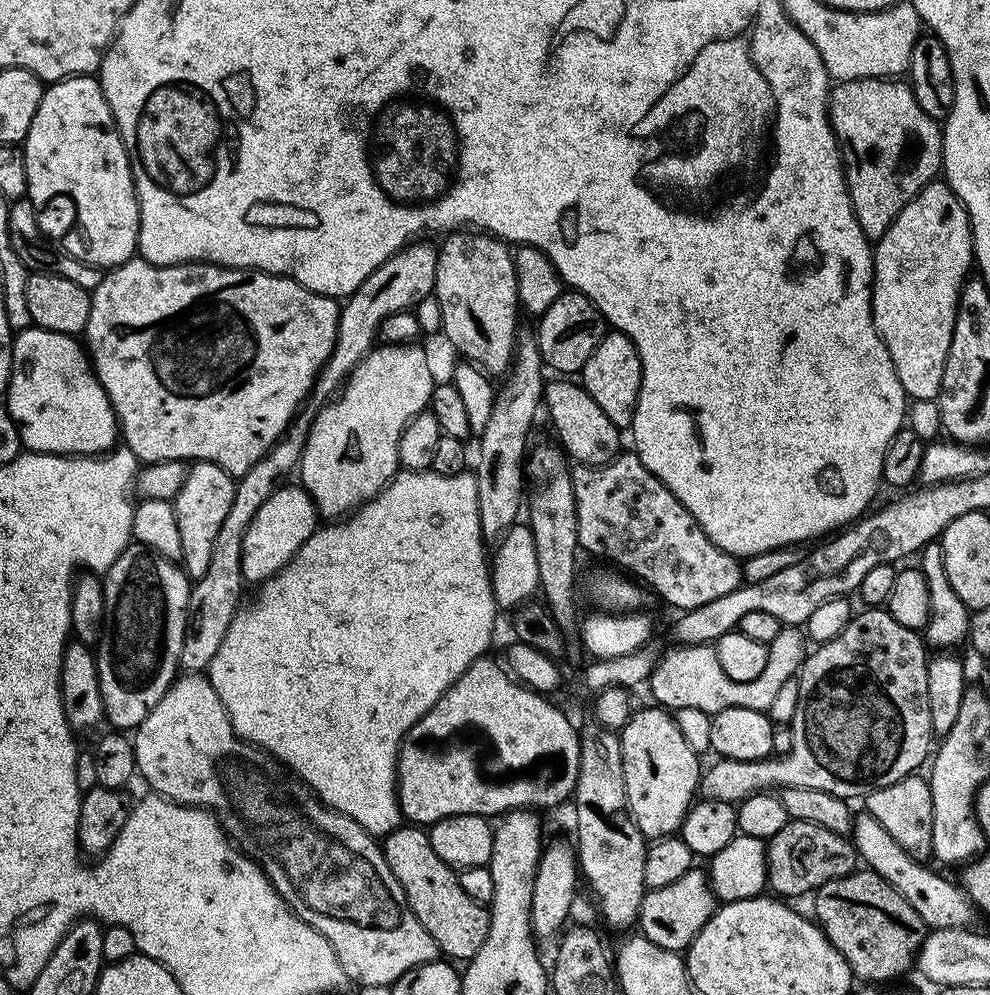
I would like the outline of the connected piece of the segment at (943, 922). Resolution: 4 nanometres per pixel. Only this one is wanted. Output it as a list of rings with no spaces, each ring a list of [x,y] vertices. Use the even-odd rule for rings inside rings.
[[[867,810],[857,811],[853,815],[850,839],[857,857],[863,863],[865,860],[868,863],[865,865],[871,871],[886,878],[886,882],[890,882],[890,886],[894,886],[894,890],[898,890],[898,894],[902,894],[902,898],[906,898],[906,902],[910,902],[910,906],[918,910],[918,914],[929,929],[963,928],[972,924],[970,923],[972,916],[974,917],[972,901],[964,895],[961,885],[956,882],[951,884],[946,877],[939,876],[932,868],[927,868],[929,866],[927,863],[902,850],[902,846],[898,846],[898,842],[894,842],[894,838],[886,834],[886,826],[882,826],[882,822],[878,822],[878,818],[871,816]]]

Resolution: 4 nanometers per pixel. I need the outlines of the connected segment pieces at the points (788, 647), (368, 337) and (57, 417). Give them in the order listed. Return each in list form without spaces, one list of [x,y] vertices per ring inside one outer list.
[[[781,627],[778,638],[768,645],[766,670],[754,678],[754,682],[734,682],[722,674],[722,666],[718,666],[715,647],[711,643],[698,645],[673,646],[668,653],[664,652],[656,661],[651,674],[650,687],[657,705],[668,710],[694,706],[694,710],[706,713],[721,712],[734,706],[746,706],[750,710],[765,711],[778,689],[788,680],[793,679],[804,665],[806,655],[806,636],[799,627]]]
[[[420,242],[405,244],[386,262],[382,262],[382,266],[374,269],[364,279],[362,286],[355,288],[351,296],[343,301],[332,353],[328,356],[328,361],[321,366],[314,385],[314,396],[317,396],[320,402],[327,401],[343,388],[345,380],[356,369],[358,362],[362,362],[362,358],[372,350],[378,338],[379,324],[387,316],[415,309],[415,304],[420,304],[427,296],[429,299],[433,295],[437,249],[428,244],[416,243]]]
[[[29,326],[21,329],[12,341],[11,352],[11,378],[8,379],[8,390],[6,393],[6,407],[13,420],[17,424],[17,431],[20,433],[21,445],[31,452],[50,453],[52,455],[76,455],[76,456],[93,456],[103,455],[115,447],[115,440],[119,437],[119,424],[116,420],[116,412],[113,410],[112,403],[109,402],[108,395],[97,379],[95,369],[91,365],[90,358],[85,347],[73,336],[64,335],[61,332],[46,331],[45,328]]]

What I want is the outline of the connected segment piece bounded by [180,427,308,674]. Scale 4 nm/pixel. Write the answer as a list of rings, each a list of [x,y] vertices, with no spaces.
[[[293,427],[282,439],[277,441],[275,447],[246,474],[236,480],[234,502],[230,502],[230,514],[226,514],[222,527],[218,530],[218,538],[214,538],[214,554],[210,554],[210,567],[202,578],[191,585],[188,594],[188,625],[182,642],[180,655],[180,668],[188,674],[203,673],[218,654],[218,646],[222,646],[222,638],[226,638],[226,630],[230,630],[230,622],[235,618],[241,607],[240,591],[246,587],[242,574],[242,538],[246,538],[246,530],[258,514],[262,502],[270,498],[276,489],[287,485],[293,479],[300,463],[300,455],[308,437],[307,431],[302,427]]]

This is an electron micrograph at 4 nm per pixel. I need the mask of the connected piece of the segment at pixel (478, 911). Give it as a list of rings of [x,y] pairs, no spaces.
[[[420,826],[395,828],[383,837],[382,847],[390,874],[398,878],[398,886],[402,886],[410,910],[414,910],[414,918],[418,918],[426,934],[434,938],[437,949],[443,955],[445,952],[449,956],[445,957],[452,962],[472,960],[488,937],[489,909],[462,890],[457,869],[446,866],[446,862],[434,854],[427,831]]]

